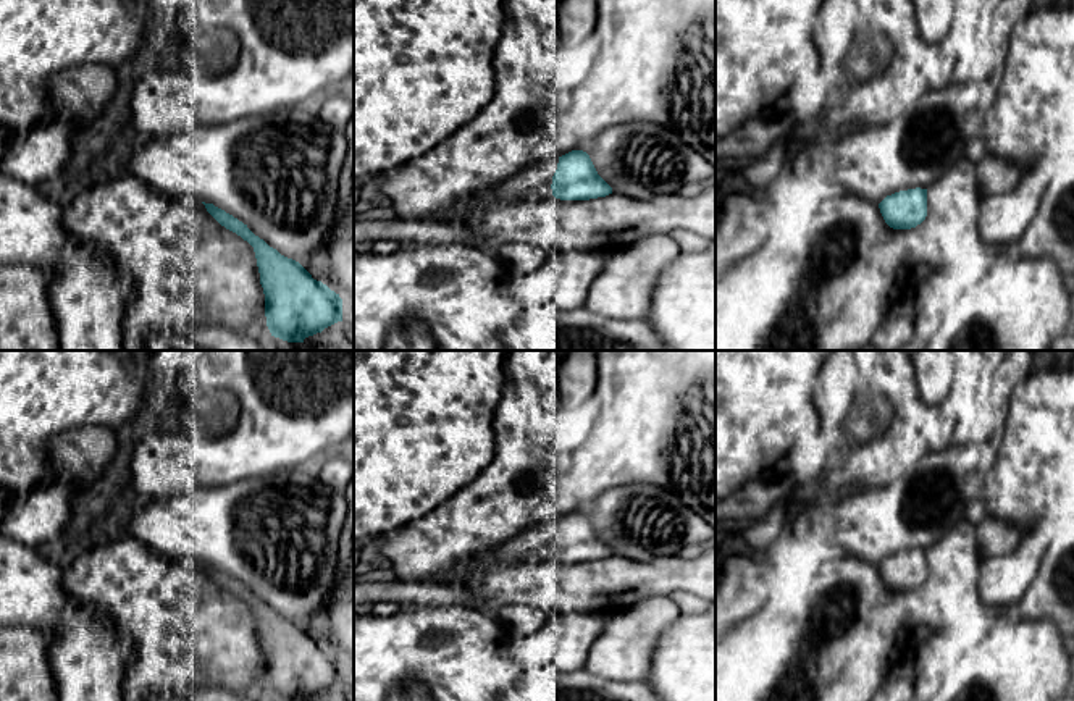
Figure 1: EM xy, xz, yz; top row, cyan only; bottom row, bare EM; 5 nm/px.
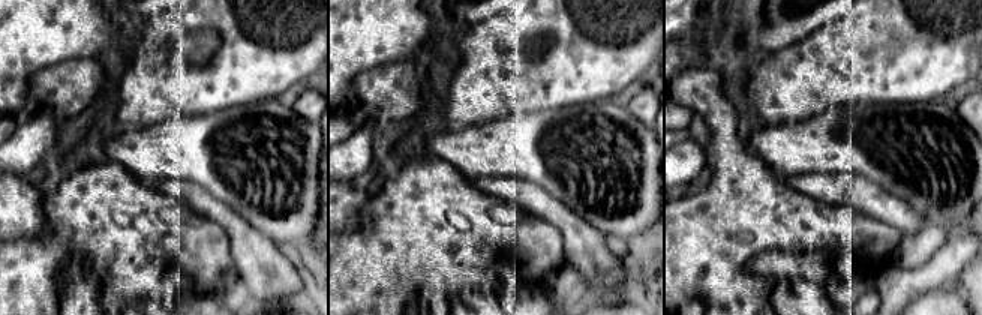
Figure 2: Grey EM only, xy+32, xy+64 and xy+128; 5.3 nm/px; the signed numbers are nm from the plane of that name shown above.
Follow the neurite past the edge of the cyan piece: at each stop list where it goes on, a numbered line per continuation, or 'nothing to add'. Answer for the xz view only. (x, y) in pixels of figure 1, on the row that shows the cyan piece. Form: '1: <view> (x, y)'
1: xz (533, 183)

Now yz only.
nothing to add

